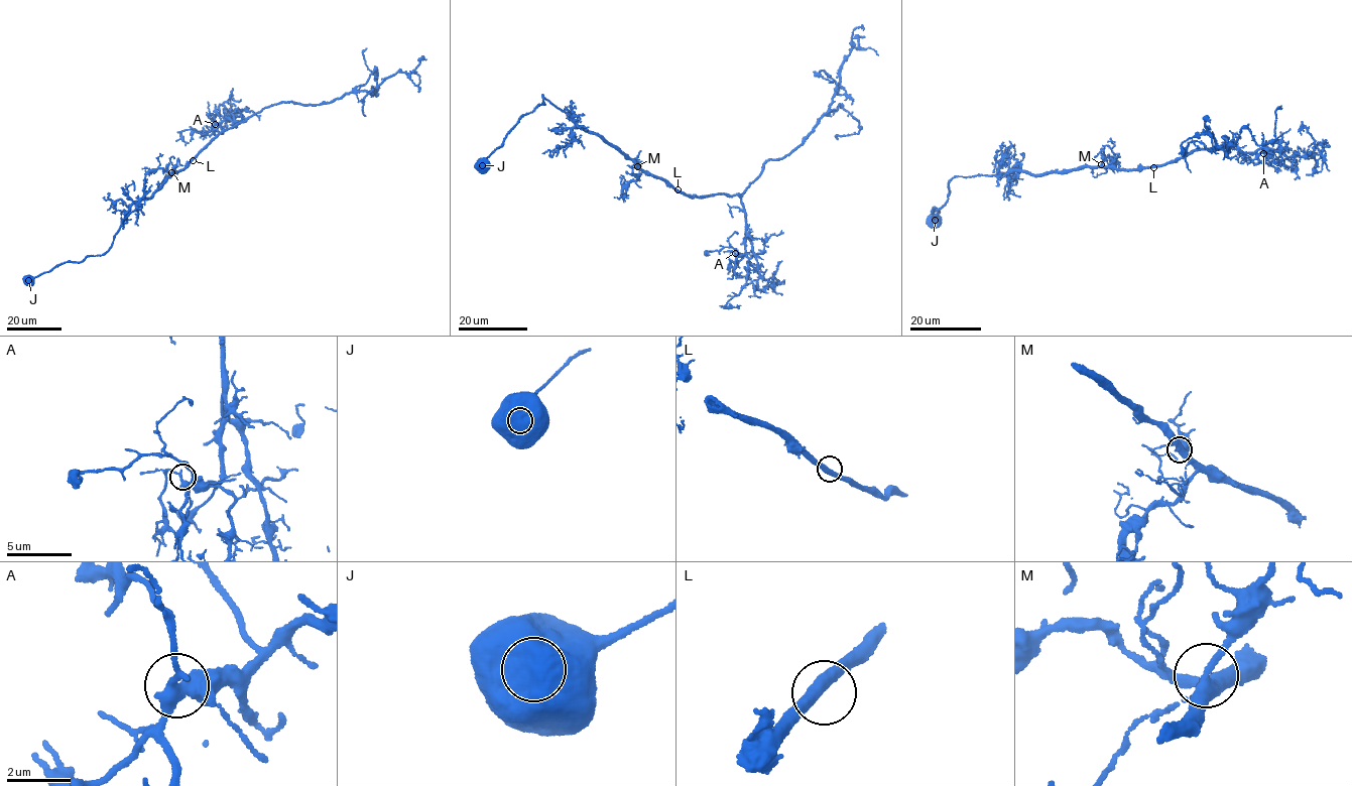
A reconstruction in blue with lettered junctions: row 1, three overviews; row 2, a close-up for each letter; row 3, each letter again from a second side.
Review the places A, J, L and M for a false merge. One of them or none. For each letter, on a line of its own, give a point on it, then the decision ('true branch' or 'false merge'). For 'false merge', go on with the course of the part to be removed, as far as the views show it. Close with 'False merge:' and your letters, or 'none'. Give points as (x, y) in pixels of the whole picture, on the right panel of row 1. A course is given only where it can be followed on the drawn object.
A: (1263, 153) | true branch
J: (935, 220) | true branch
L: (1153, 167) | true branch
M: (1101, 164) | true branch
False merge: none

